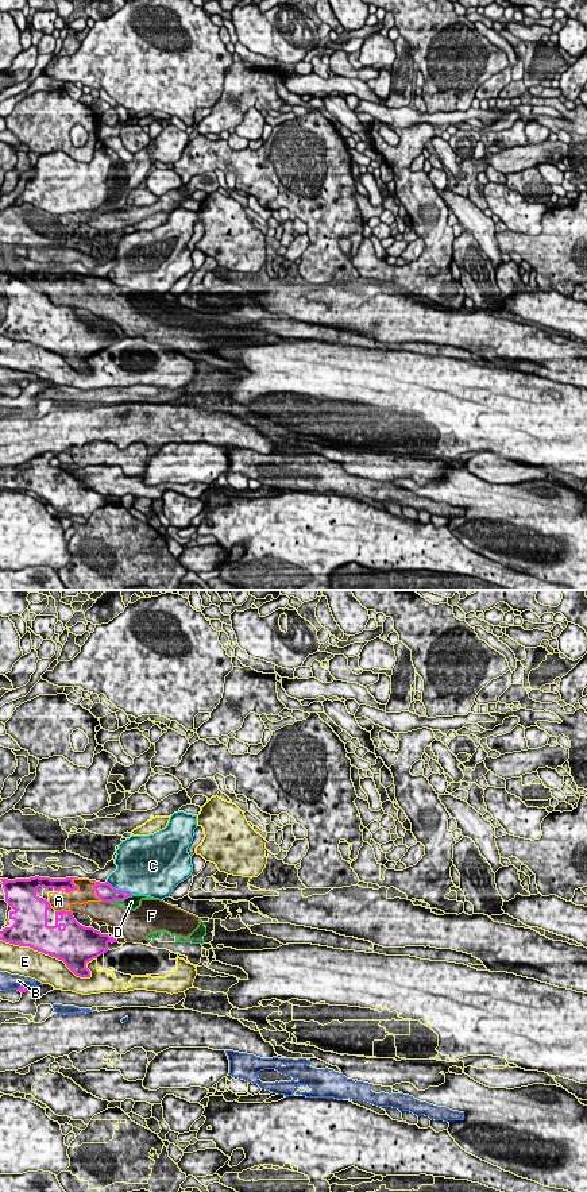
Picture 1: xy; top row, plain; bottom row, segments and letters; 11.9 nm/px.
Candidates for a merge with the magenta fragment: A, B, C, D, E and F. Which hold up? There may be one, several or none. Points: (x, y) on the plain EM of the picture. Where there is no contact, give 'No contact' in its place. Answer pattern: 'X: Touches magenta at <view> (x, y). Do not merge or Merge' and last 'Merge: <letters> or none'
A: Touches magenta at xy (76, 284). Do not merge
B: Touches magenta at xy (23, 381). Do not merge
C: Touches magenta at xy (120, 285). Do not merge
D: Touches magenta at xy (120, 294). Do not merge
E: Touches magenta at xy (46, 348). Do not merge
F: Touches magenta at xy (105, 296). Do not merge
Merge: none

